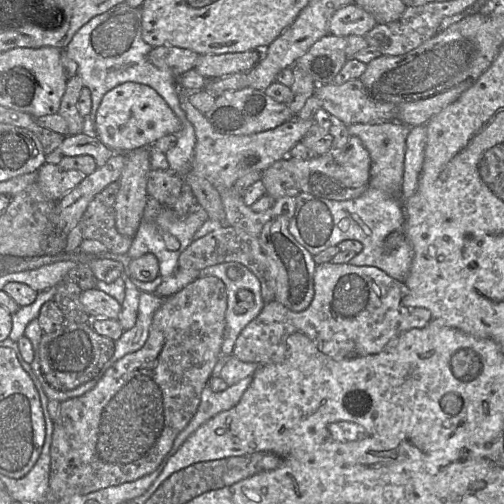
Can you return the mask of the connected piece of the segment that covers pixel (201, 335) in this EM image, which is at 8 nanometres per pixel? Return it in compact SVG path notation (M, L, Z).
M215 276L200 277L179 292L167 297L155 312L147 341L139 350L126 354L112 363L99 378L95 386L81 396L60 403L58 418L54 421L50 446L50 472L47 502L66 497L86 495L110 486L135 481L154 472L173 447L177 435L185 429L194 417L201 400L201 393L212 376L217 364L224 339L225 315L227 310L227 290L225 284Z

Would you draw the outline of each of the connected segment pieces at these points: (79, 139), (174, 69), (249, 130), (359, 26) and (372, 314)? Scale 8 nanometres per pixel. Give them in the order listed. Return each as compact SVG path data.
M80 133L68 135L53 152L45 156L45 163L59 164L64 157L90 155L96 167L102 167L114 152L106 147L97 136Z
M159 46L148 54L149 61L163 71L170 71L179 77L188 70L194 69L199 54L189 49Z
M250 87L217 96L212 108L204 115L217 133L234 136L246 136L264 132L297 117L292 114L286 103L276 102L267 96L265 91Z
M352 3L334 13L330 21L329 34L343 37L365 36L377 24L370 13Z
M332 262L317 265L314 273L314 297L310 306L304 311L294 312L276 300L266 303L258 316L237 337L233 355L243 362L255 363L258 366L283 362L287 357L287 339L293 333L306 335L320 352L334 360L378 354L400 334L423 328L432 321L432 314L428 309L405 305L403 299L406 295L408 288L404 282L392 278L377 267Z

